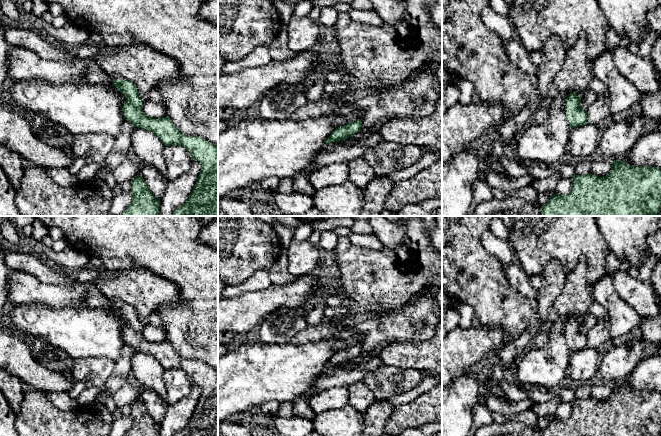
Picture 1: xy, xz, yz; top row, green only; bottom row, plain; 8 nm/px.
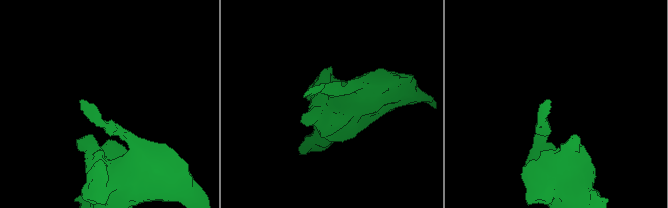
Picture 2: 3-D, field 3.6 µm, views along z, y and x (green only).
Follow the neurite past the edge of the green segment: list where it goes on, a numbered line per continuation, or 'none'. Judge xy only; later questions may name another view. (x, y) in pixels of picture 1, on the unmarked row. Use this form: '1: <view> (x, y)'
1: xy (94, 298)

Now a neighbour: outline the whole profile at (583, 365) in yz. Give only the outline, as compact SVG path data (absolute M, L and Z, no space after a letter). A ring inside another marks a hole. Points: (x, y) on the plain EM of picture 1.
M585 348L572 352L569 359L568 374L576 385L587 383L598 373L598 366L604 350Z

